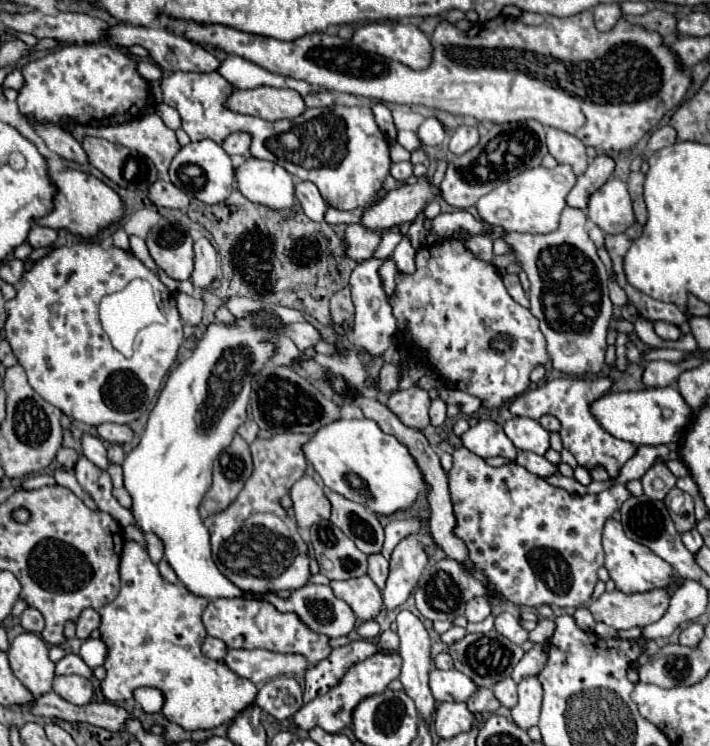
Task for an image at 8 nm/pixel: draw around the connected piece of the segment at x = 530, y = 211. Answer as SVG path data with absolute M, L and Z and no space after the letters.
M558 165L554 169L536 167L528 173L520 173L508 181L502 181L496 189L478 199L478 215L494 225L502 225L506 231L518 233L552 233L560 221L560 213L566 207L566 195L576 185L576 175L570 165Z

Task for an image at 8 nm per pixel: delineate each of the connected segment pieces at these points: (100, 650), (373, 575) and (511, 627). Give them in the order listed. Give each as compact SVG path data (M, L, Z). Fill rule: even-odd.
M86 639L80 647L80 657L90 669L94 669L106 659L106 645L102 643L102 639Z
M370 555L368 557L368 575L380 589L384 589L384 581L388 579L388 561L382 555Z
M500 613L498 617L496 617L496 625L494 625L494 629L498 631L498 633L502 633L504 637L508 637L512 643L516 643L516 645L522 645L526 639L528 639L528 631L520 625L520 621L514 617L514 615L510 615L510 613Z

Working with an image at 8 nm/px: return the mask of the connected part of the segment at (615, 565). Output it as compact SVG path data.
M608 519L602 531L602 545L604 545L604 553L606 553L606 563L604 567L608 569L612 581L616 583L616 589L624 591L624 593L636 593L636 591L648 591L652 587L668 587L670 591L674 591L678 587L674 575L672 575L672 567L662 561L660 557L656 557L656 553L652 553L646 545L640 545L632 539L626 537L626 533L622 531L622 523L616 519Z

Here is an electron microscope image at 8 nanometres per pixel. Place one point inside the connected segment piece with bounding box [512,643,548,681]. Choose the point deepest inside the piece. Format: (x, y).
(533, 661)

